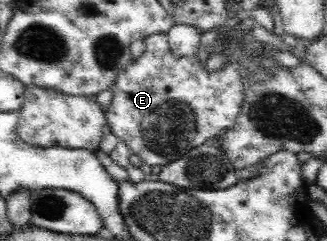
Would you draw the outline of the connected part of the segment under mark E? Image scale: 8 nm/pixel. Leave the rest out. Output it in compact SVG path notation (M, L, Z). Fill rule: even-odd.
M165 32L151 34L144 40L146 49L143 54L131 60L131 64L117 74L116 82L110 88L113 100L105 110L105 115L111 132L118 139L127 141L131 152L144 164L151 167L165 166L230 127L234 123L238 108L241 108L245 87L238 78L240 66L236 64L227 64L221 70L211 72L205 62L199 61L195 54L189 58L174 58L169 52L168 36Z

